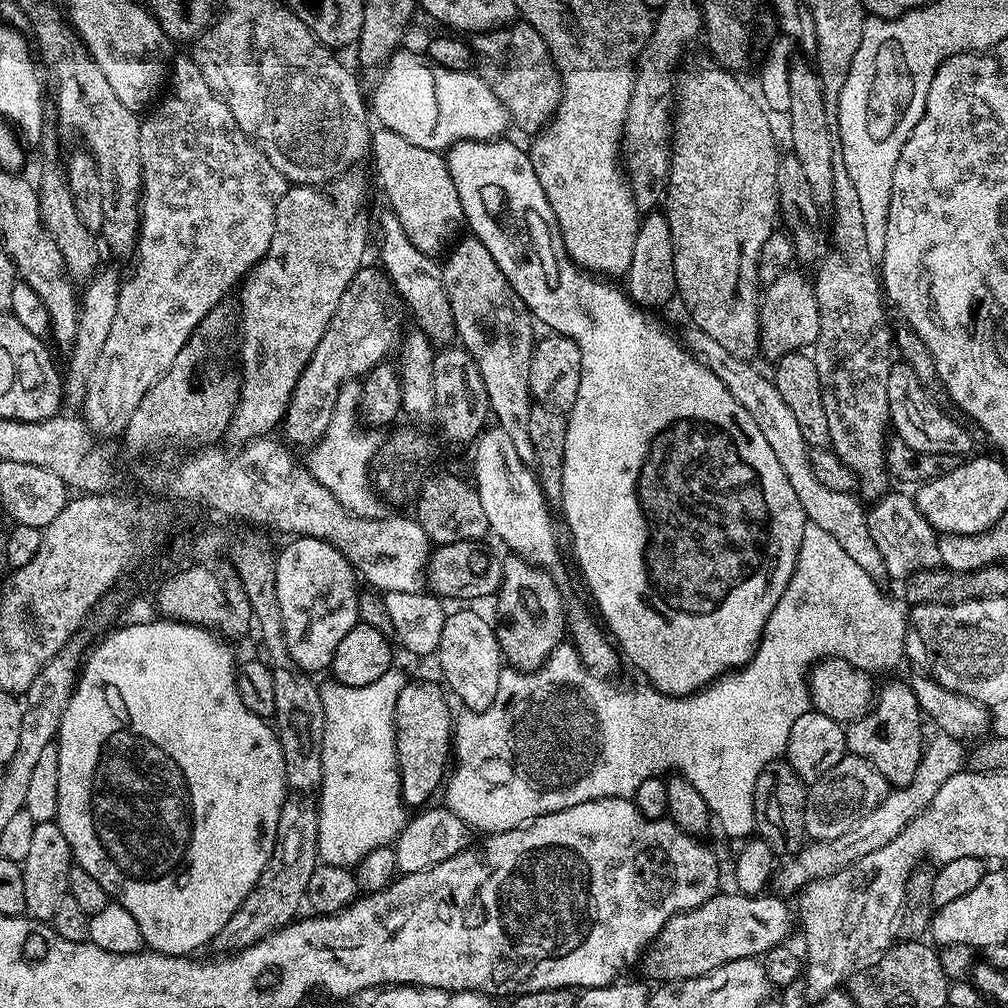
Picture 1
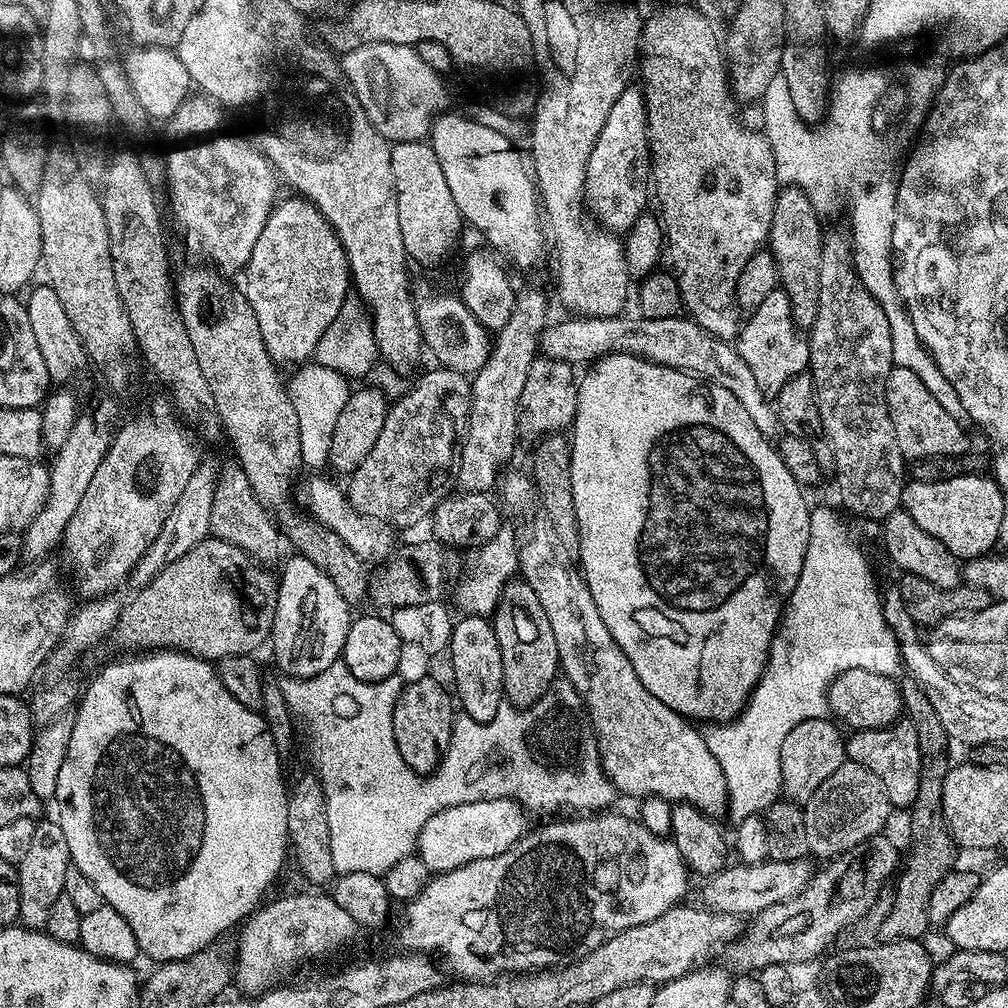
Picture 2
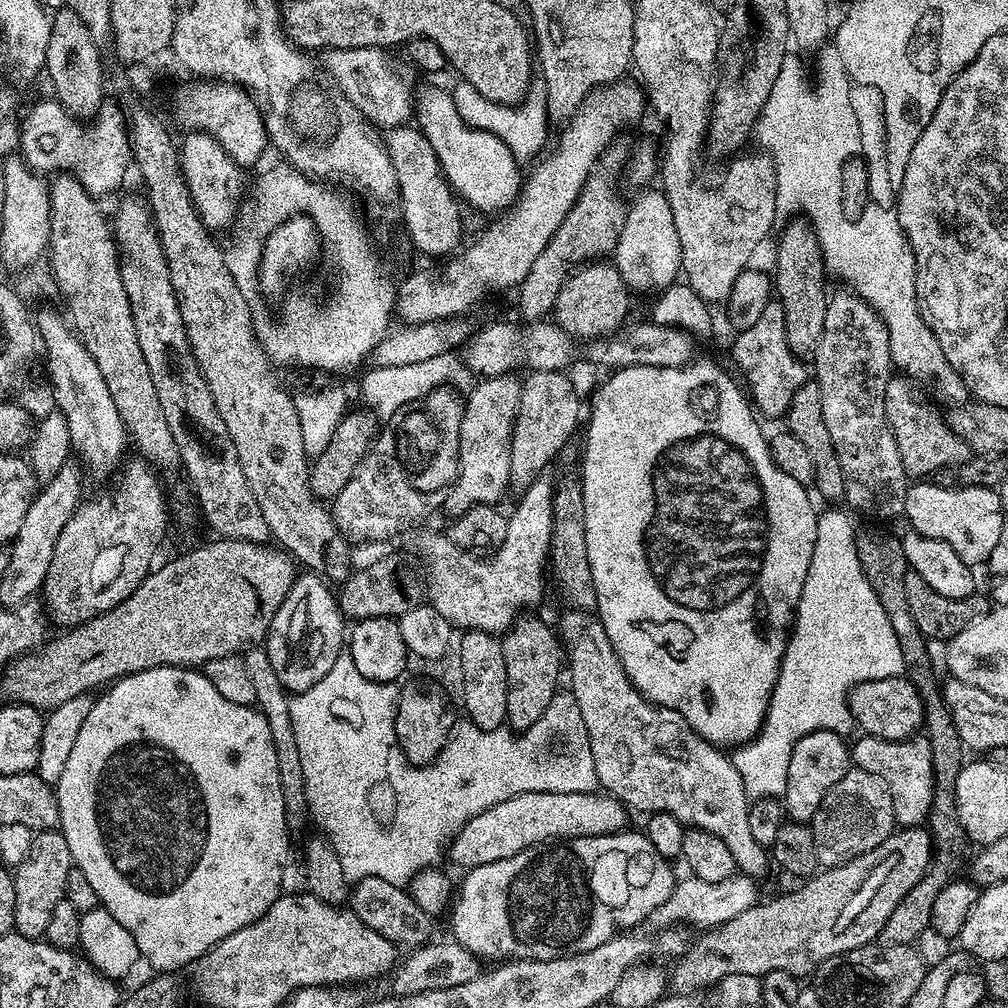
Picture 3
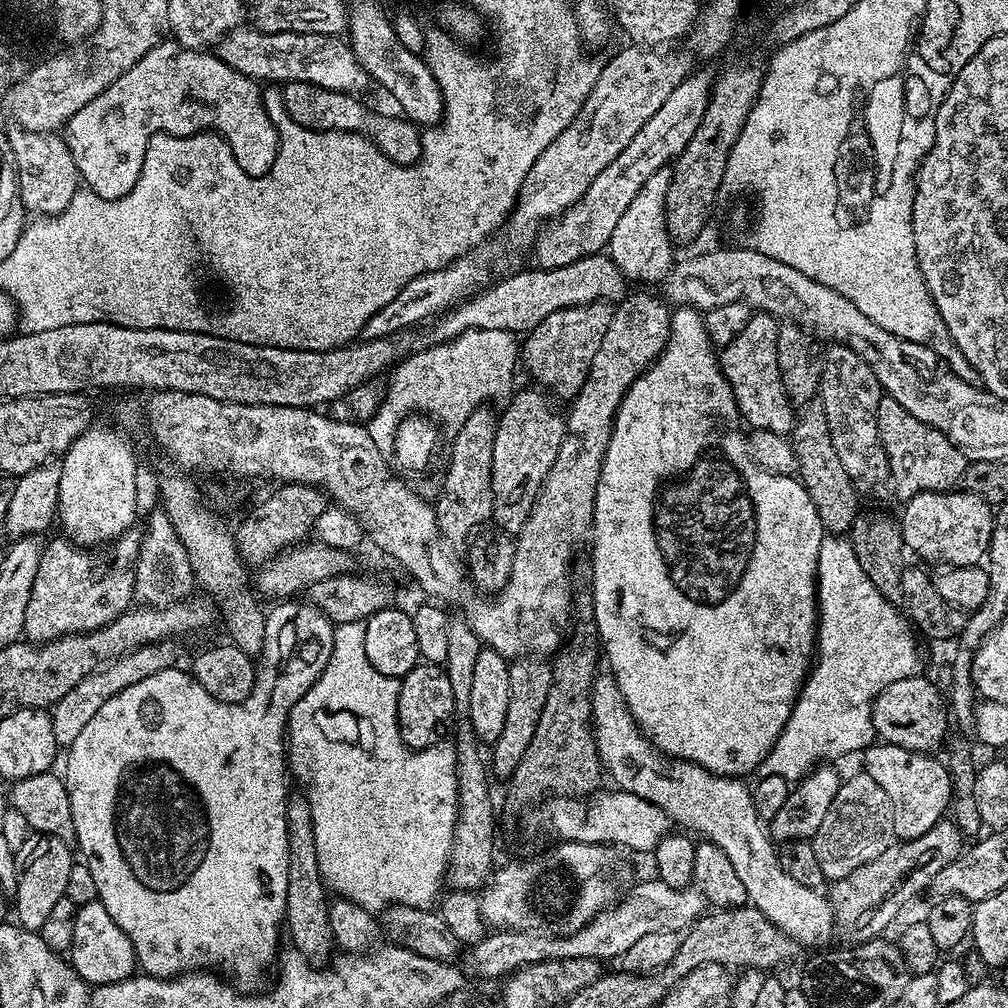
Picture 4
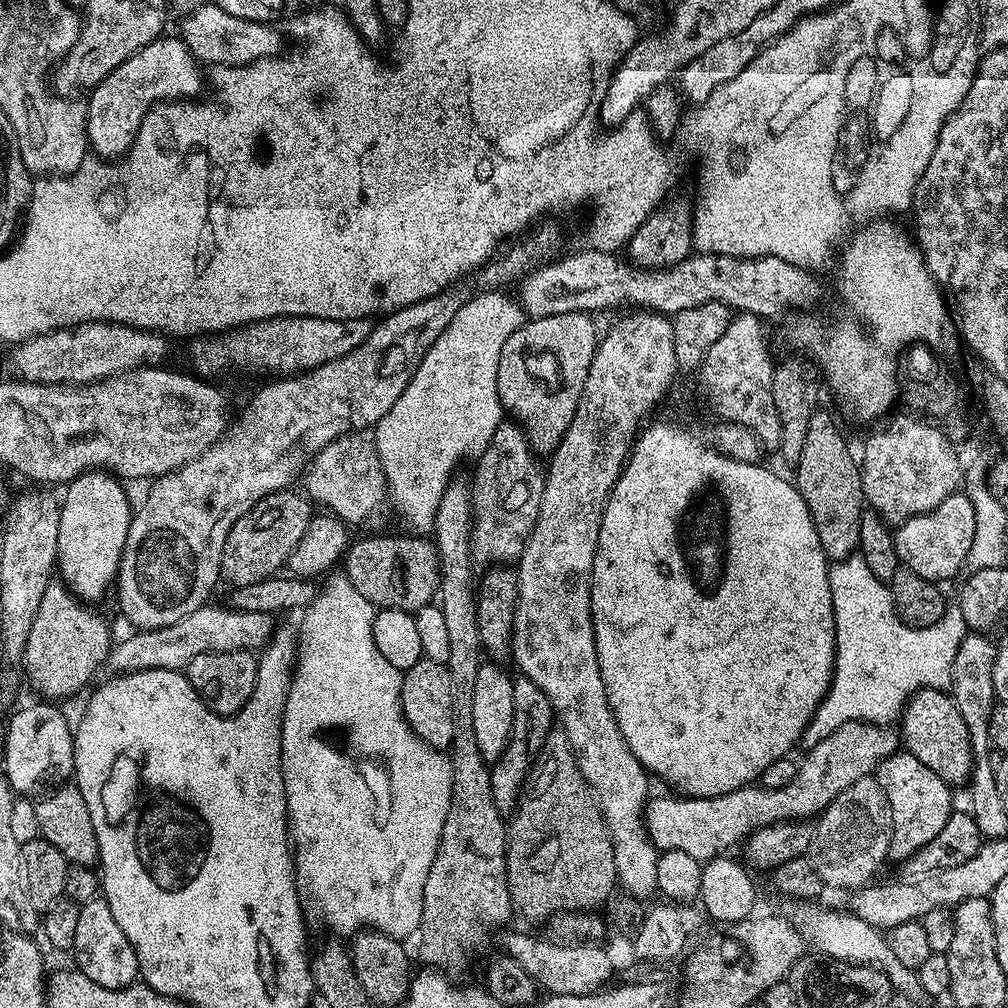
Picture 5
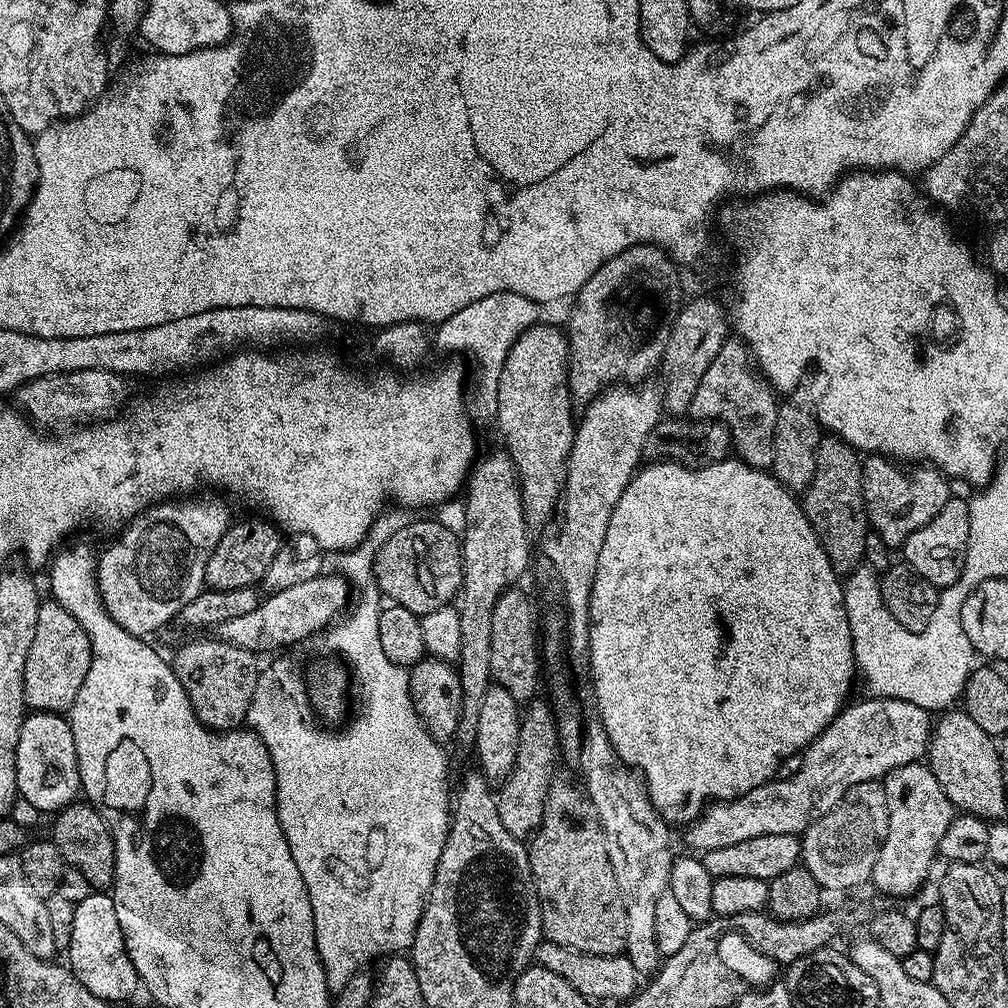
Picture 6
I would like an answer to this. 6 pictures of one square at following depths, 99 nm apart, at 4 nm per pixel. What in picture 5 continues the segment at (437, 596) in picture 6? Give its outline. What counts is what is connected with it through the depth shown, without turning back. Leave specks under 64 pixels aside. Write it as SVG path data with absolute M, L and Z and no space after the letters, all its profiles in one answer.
M412 534L416 536L368 536L365 540L360 540L351 545L349 547L346 555L342 560L342 572L343 575L348 576L350 578L350 582L354 586L356 590L360 594L362 594L362 598L366 598L371 604L375 604L377 609L381 608L401 608L402 610L406 610L410 613L415 613L417 608L424 608L430 603L433 603L434 597L437 595L438 589L440 587L440 555L436 550L436 545L433 543L431 539L423 540L423 535L420 534Z

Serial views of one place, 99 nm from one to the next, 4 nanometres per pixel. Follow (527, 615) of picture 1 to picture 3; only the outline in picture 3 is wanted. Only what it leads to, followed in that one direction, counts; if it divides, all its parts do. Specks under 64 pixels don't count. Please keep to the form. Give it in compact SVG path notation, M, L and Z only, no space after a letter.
M517 619L502 636L502 654L506 658L506 724L516 732L524 732L546 714L546 706L550 706L558 691L556 683L566 660L562 640L560 644L542 621L524 619Z

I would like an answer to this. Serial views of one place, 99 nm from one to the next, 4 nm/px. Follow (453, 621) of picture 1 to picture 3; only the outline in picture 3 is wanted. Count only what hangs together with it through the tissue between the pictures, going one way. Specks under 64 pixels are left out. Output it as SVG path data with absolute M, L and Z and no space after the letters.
M468 630L459 637L460 676L464 679L464 708L467 719L482 730L505 727L506 714L506 658L502 654L502 640L499 635Z

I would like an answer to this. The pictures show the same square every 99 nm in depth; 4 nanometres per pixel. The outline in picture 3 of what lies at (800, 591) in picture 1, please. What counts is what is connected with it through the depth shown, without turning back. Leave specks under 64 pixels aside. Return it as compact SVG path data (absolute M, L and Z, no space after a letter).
M828 506L828 509L821 511L816 518L818 526L818 538L814 538L814 554L810 558L810 570L806 570L806 582L802 586L802 594L796 603L796 614L794 617L794 627L791 629L788 637L788 645L784 651L784 657L780 663L778 670L778 678L776 685L772 691L772 696L768 700L768 712L764 715L764 725L760 727L760 732L753 740L747 744L739 745L731 753L730 759L734 767L738 770L738 774L742 776L742 786L746 790L746 794L751 799L783 797L786 790L786 770L790 766L790 754L794 750L794 746L798 742L798 738L806 738L806 734L817 732L818 730L830 730L836 732L839 736L847 737L848 731L853 731L854 721L852 719L852 711L849 708L849 696L853 688L858 687L862 682L870 682L878 678L894 678L895 676L905 675L905 666L902 656L902 648L899 645L898 637L891 629L890 620L887 618L885 610L882 608L878 597L874 594L873 587L866 582L866 575L862 572L862 565L858 562L858 553L855 550L855 540L858 533L857 526L852 525L852 520L847 516L847 511L839 512L836 506Z

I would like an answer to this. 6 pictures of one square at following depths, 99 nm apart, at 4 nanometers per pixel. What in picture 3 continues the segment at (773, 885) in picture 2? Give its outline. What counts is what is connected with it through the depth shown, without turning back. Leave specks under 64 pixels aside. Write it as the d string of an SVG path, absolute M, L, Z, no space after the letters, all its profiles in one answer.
M737 874L726 878L726 882L702 882L702 878L689 875L688 880L677 879L674 890L662 906L658 906L648 915L647 927L663 930L673 926L693 924L696 930L707 930L725 924L730 918L742 914L742 910L750 910L761 899L756 889L757 881L751 876Z

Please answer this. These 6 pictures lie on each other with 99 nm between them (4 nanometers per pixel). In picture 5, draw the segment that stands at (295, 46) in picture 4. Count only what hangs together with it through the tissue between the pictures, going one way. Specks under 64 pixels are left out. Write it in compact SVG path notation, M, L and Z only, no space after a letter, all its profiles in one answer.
M215 2L201 3L191 9L181 26L179 35L192 56L205 65L222 68L241 68L244 64L252 64L256 60L276 58L281 55L285 37L275 31L271 24L255 24L242 18L234 18L234 14L226 14Z

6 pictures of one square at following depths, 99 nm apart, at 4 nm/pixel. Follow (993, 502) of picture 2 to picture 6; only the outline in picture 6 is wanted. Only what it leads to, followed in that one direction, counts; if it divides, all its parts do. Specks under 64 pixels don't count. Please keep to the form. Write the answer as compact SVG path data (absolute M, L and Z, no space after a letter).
M950 498L946 506L942 506L942 510L938 510L938 514L934 514L934 518L930 518L930 522L922 526L922 530L914 530L914 534L906 538L902 546L902 553L904 552L902 560L919 576L926 578L926 582L933 584L937 590L943 590L949 588L954 582L958 582L962 574L962 566L966 558L966 542L970 542L968 500Z

